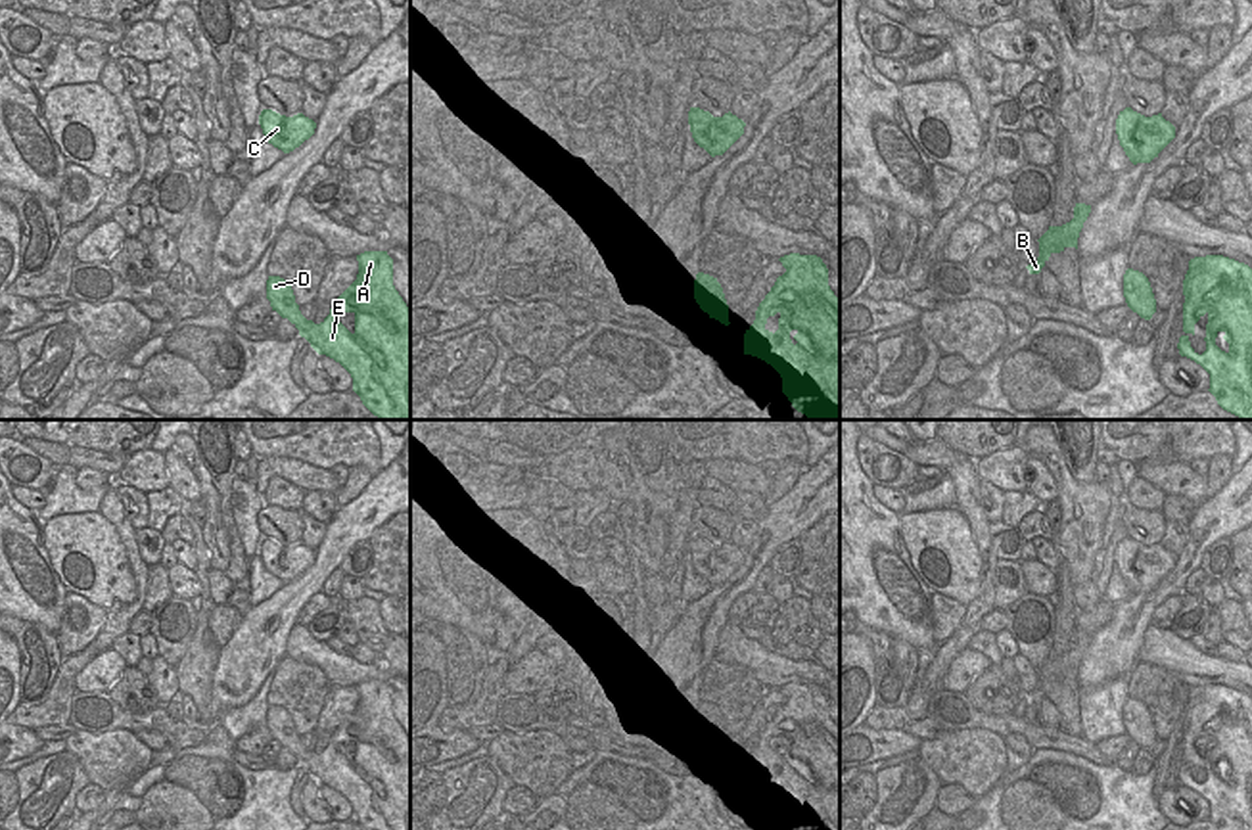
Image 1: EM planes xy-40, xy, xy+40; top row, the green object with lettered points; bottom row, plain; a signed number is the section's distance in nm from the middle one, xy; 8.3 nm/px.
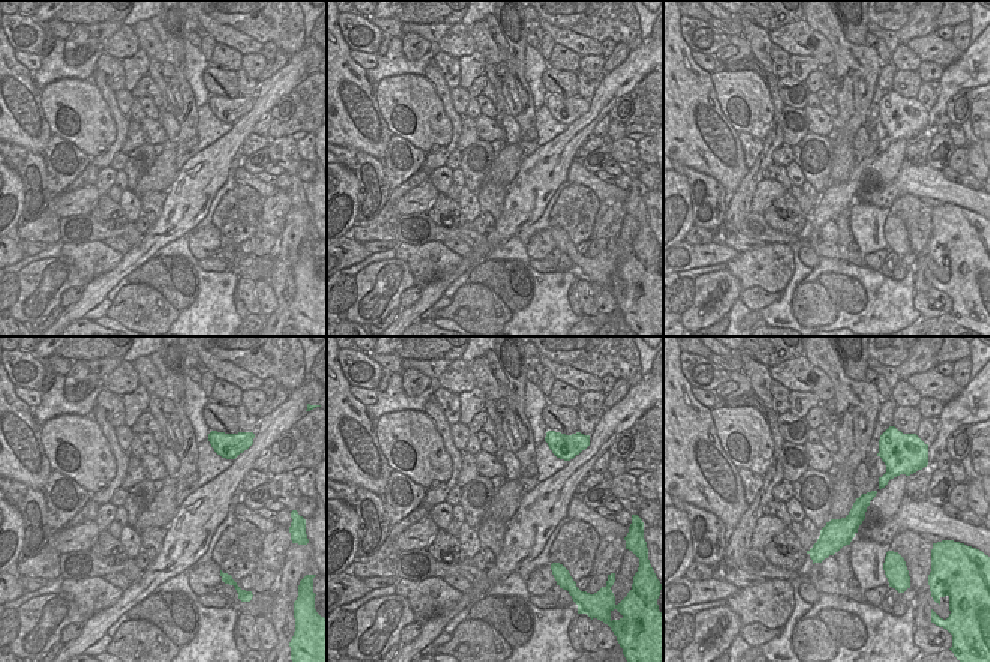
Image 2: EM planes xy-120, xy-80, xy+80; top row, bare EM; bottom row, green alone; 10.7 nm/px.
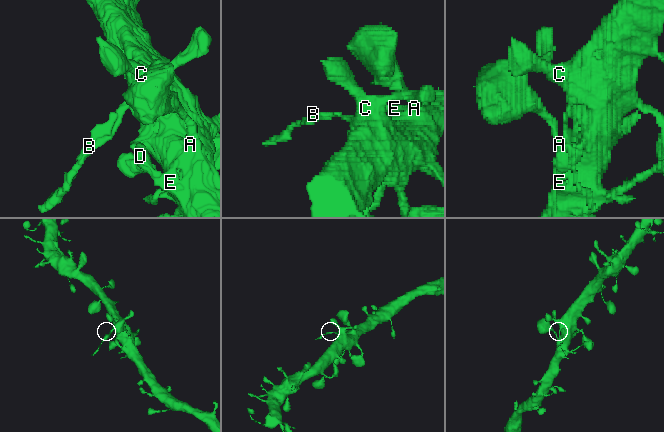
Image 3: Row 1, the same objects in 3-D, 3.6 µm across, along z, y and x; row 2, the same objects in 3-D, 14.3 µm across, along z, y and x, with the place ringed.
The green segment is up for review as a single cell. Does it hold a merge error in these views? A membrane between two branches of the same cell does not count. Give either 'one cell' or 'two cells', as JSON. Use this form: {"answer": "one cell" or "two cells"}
{"answer": "one cell"}

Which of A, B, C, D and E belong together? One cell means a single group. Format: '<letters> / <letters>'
A B C D E

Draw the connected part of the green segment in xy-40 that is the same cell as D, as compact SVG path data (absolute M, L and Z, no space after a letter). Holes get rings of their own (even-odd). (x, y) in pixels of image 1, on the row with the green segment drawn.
M364 251L357 261L357 280L320 324L301 314L291 286L280 276L268 276L267 299L318 355L351 374L353 391L374 416L410 420L410 309L393 286L387 251ZM343 312L355 314L353 334L337 320Z

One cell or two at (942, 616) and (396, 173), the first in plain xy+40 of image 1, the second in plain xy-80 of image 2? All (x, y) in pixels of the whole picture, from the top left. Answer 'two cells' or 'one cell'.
one cell

